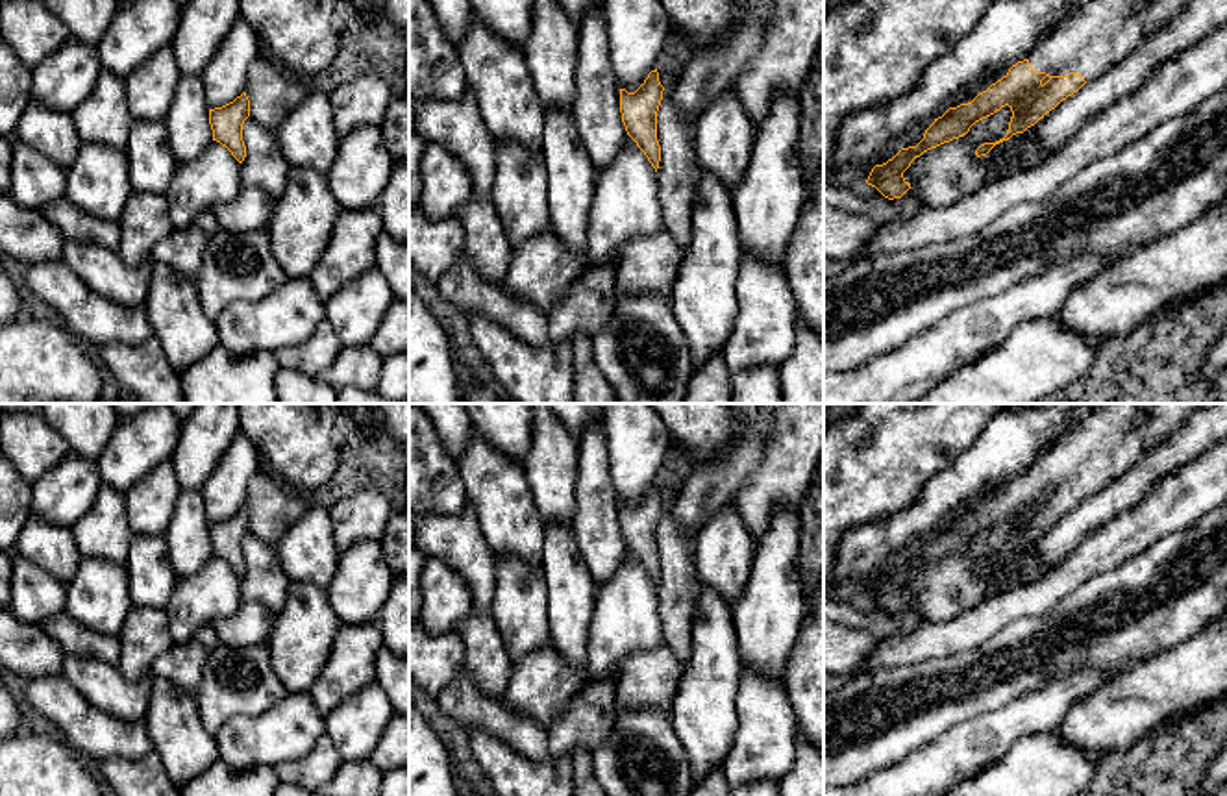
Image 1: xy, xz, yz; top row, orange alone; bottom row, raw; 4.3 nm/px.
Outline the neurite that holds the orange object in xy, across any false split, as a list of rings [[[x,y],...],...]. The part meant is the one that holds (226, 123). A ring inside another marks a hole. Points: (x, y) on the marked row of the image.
[[[246,93],[233,102],[209,109],[209,124],[213,130],[213,141],[226,146],[231,155],[242,163],[246,157],[246,146],[242,141],[242,124],[250,117],[250,100]]]

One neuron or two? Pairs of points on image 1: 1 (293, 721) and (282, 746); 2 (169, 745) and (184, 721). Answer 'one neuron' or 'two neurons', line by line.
1: one neuron
2: one neuron

